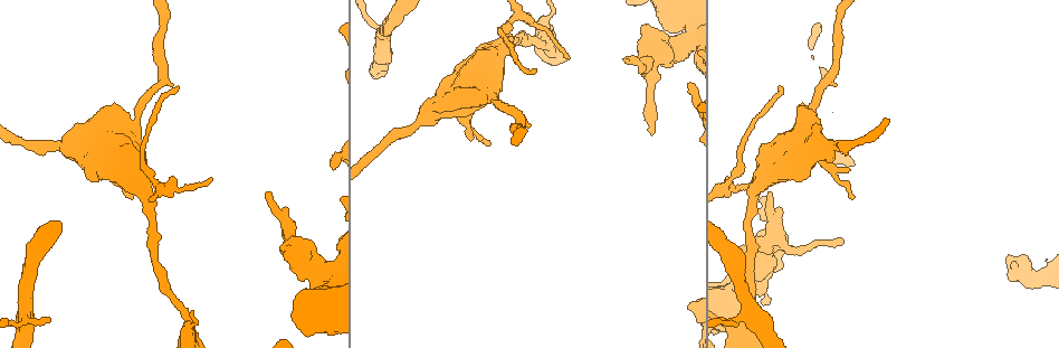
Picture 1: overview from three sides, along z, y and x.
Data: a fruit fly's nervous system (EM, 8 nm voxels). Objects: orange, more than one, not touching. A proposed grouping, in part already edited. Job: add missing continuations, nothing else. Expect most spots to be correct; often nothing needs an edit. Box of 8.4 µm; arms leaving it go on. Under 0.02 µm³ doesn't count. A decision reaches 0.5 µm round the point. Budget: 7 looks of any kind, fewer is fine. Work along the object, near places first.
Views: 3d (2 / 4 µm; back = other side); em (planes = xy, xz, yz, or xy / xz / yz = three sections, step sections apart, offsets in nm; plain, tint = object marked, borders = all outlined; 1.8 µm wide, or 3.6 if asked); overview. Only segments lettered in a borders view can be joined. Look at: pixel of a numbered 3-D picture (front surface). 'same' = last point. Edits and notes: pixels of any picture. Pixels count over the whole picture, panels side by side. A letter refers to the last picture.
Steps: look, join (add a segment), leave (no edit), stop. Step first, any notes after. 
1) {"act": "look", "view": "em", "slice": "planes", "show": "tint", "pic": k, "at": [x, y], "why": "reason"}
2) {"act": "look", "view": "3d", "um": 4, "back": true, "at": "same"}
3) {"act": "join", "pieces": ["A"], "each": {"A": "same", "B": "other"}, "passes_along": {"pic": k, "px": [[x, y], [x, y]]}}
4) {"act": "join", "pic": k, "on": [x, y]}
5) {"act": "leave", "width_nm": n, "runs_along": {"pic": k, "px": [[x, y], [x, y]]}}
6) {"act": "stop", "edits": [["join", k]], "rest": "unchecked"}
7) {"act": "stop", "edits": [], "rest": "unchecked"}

{"act": "look", "view": "3d", "um": 2, "pic": 1, "at": [841, 237], "why": "branch stops here"}

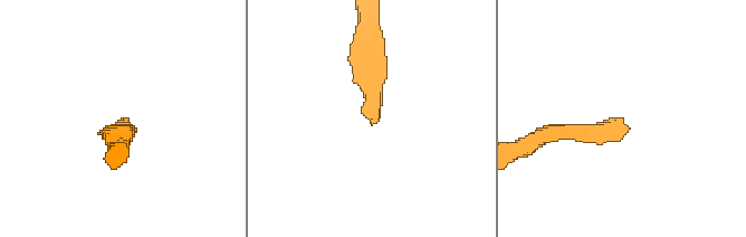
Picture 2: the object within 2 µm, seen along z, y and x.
{"act": "look", "view": "em", "slice": "planes", "show": "plain", "pic": 2, "at": [375, 123], "why": "now the EM"}

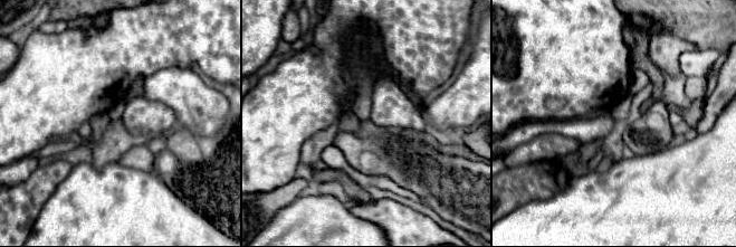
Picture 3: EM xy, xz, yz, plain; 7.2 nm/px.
{"act": "look", "view": "em", "slice": "planes", "show": "borders", "at": "same"}

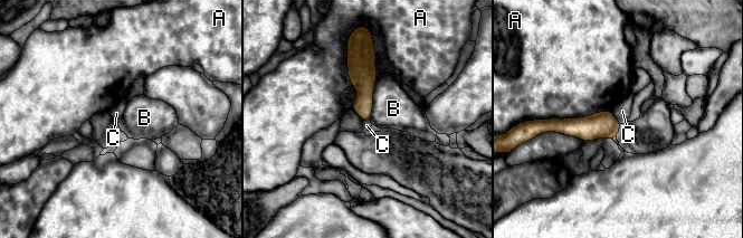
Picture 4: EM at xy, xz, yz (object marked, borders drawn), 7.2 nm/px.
{"act": "leave", "each": {"A": "other", "B": "other", "C": "other"}, "border": {"pic": 4, "px": [[610, 111], [621, 123]]}, "found": "no lettered segment goes on from it"}

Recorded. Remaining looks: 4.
{"act": "look", "view": "em", "slice": "xz", "step": 8, "show": "borders", "pic": 1, "at": [771, 193], "why": "branch stops here"}

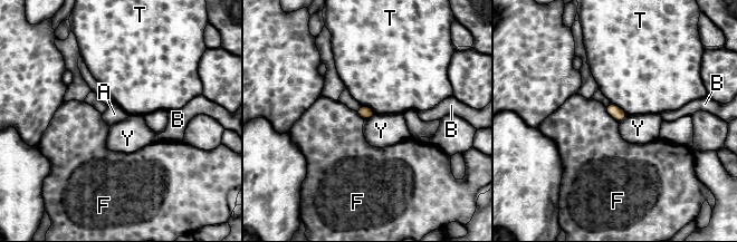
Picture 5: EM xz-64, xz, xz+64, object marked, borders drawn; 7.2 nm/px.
{"act": "look", "view": "em", "slice": "xy", "step": 4, "show": "borders", "at": "same"}

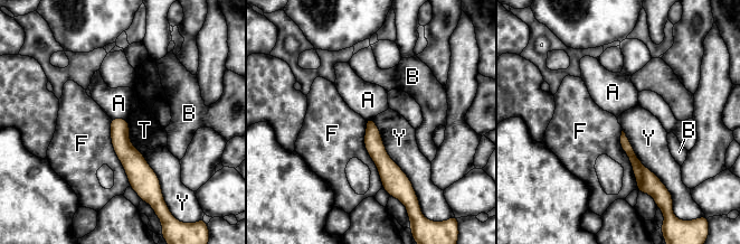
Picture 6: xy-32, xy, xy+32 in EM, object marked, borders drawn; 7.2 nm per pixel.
{"act": "leave", "longest_contact_nm": ["Y", 550], "each": {"A": "other", "B": "other", "F": "other", "T": "other", "Y": "other"}, "found": "no lettered segment goes on from it"}

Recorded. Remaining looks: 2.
{"act": "stop", "edits": [], "rest": "unchecked"}

